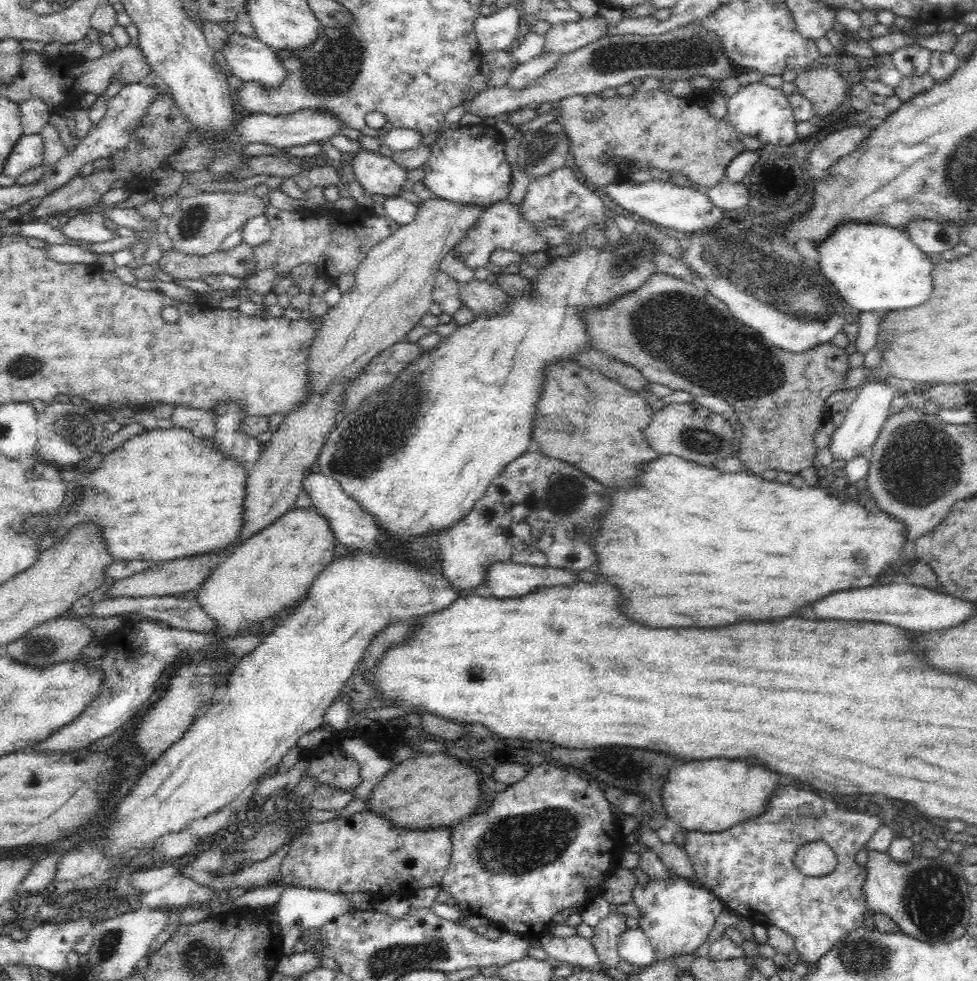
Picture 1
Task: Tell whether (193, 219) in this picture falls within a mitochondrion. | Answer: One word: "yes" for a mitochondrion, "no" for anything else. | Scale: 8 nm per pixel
yes

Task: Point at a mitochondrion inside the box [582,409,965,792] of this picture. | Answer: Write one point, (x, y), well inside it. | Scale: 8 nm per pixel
(916, 468)

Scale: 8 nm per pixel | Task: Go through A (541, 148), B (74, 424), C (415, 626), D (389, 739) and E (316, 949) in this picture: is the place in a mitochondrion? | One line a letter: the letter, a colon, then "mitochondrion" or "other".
A: mitochondrion
B: mitochondrion
C: other
D: other
E: other

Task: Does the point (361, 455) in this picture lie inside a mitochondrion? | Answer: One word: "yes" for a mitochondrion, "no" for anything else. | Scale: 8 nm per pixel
yes

